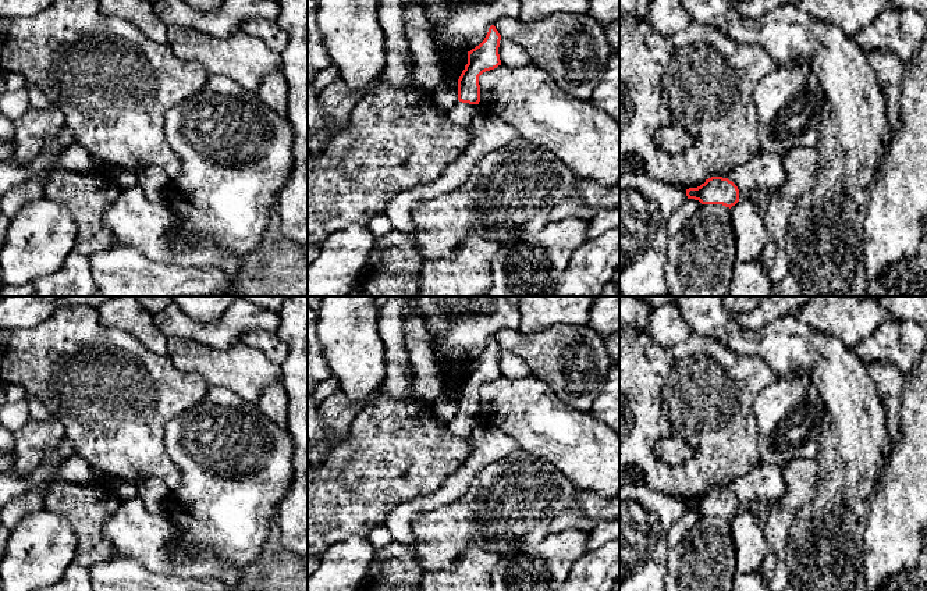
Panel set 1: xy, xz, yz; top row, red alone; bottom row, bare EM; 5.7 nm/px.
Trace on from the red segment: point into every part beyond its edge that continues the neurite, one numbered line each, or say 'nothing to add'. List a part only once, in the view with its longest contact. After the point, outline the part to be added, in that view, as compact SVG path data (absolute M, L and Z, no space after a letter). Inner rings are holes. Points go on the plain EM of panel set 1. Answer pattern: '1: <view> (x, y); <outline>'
1: yz (766, 483); M760 464L752 473L732 483L727 489L738 498L739 512L753 512L757 503L778 499L785 488L781 467Z

